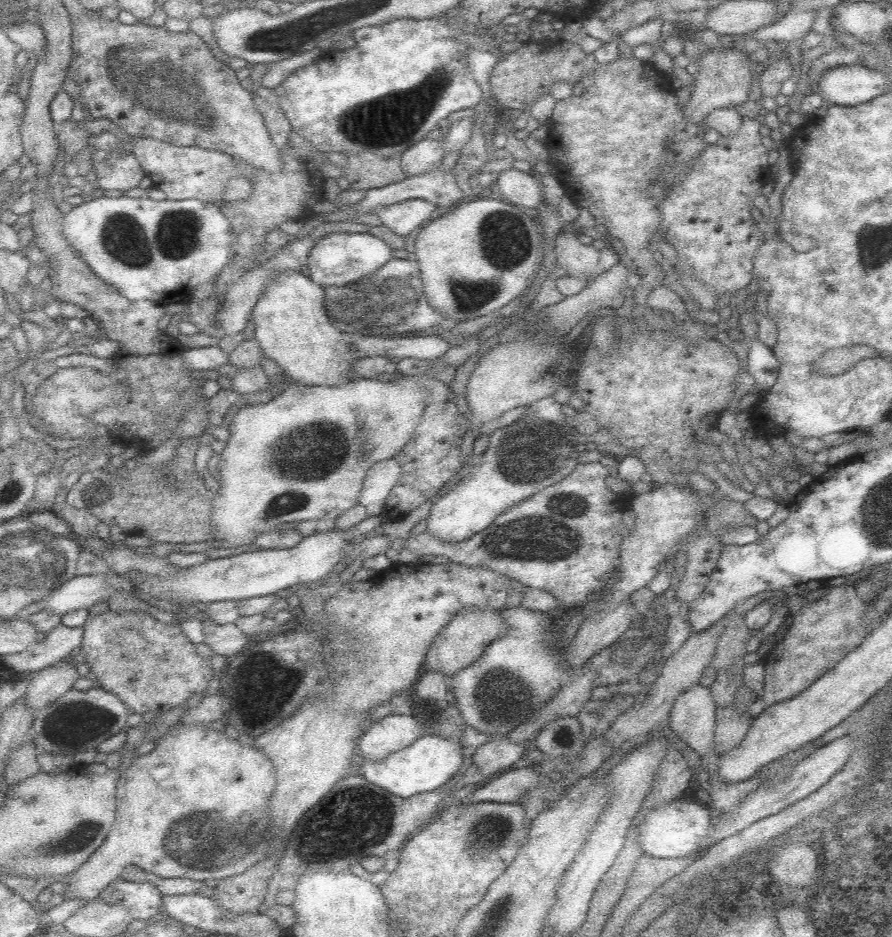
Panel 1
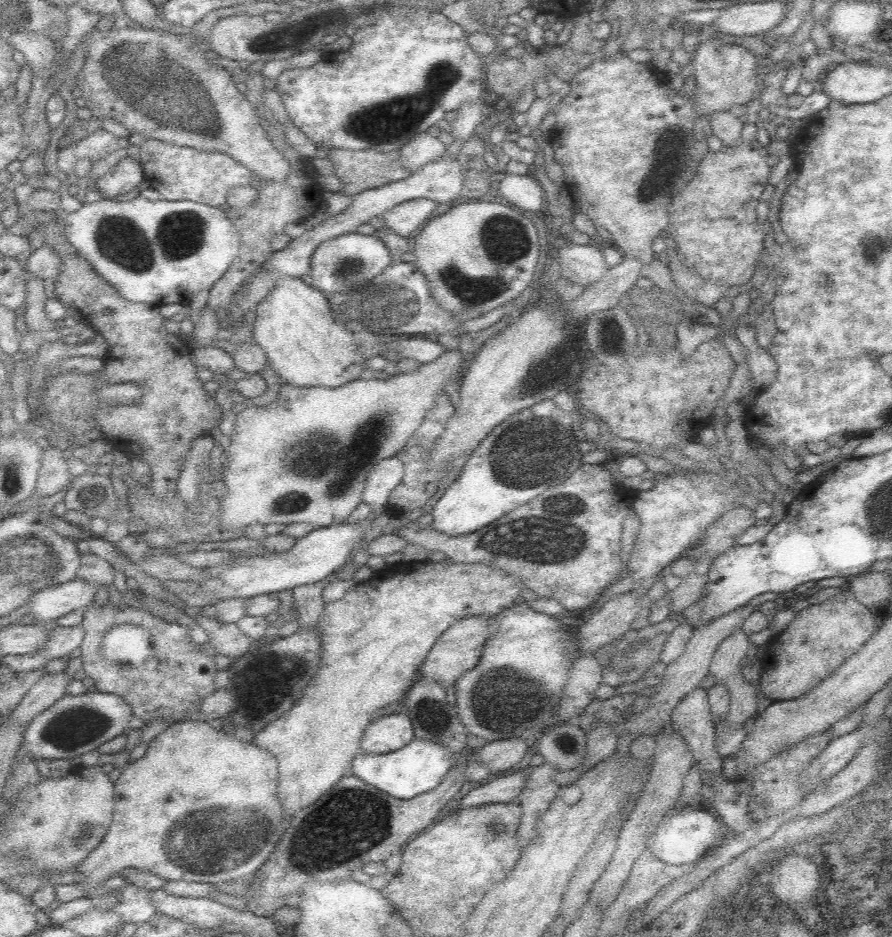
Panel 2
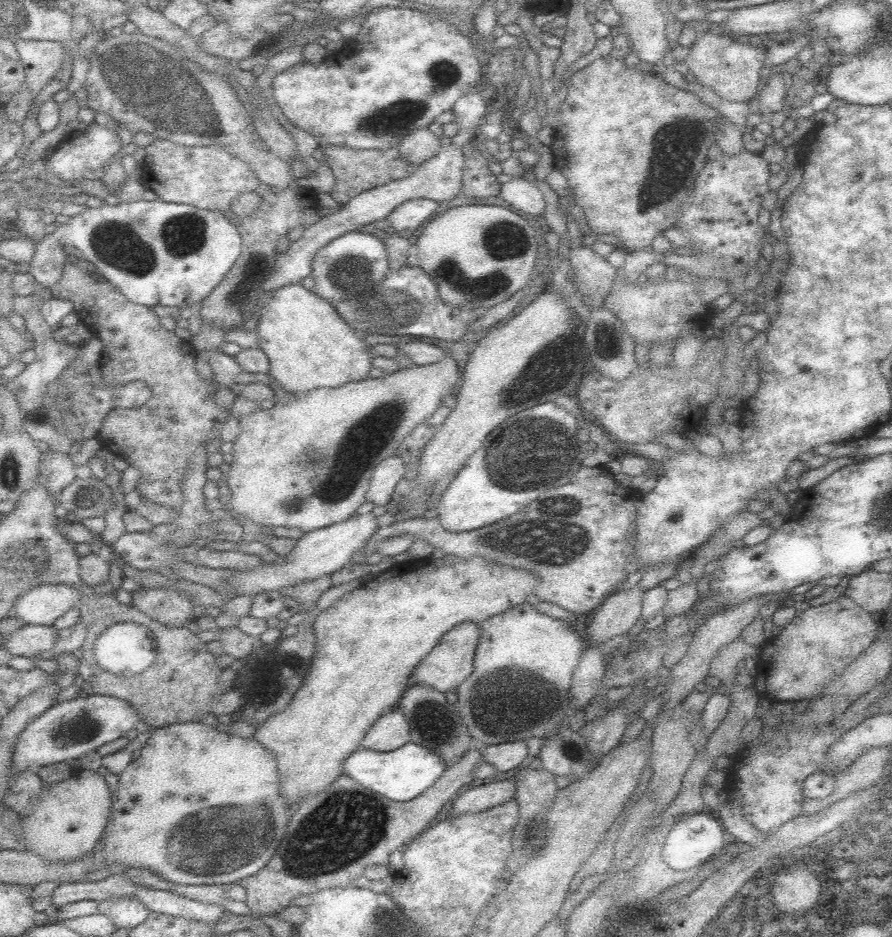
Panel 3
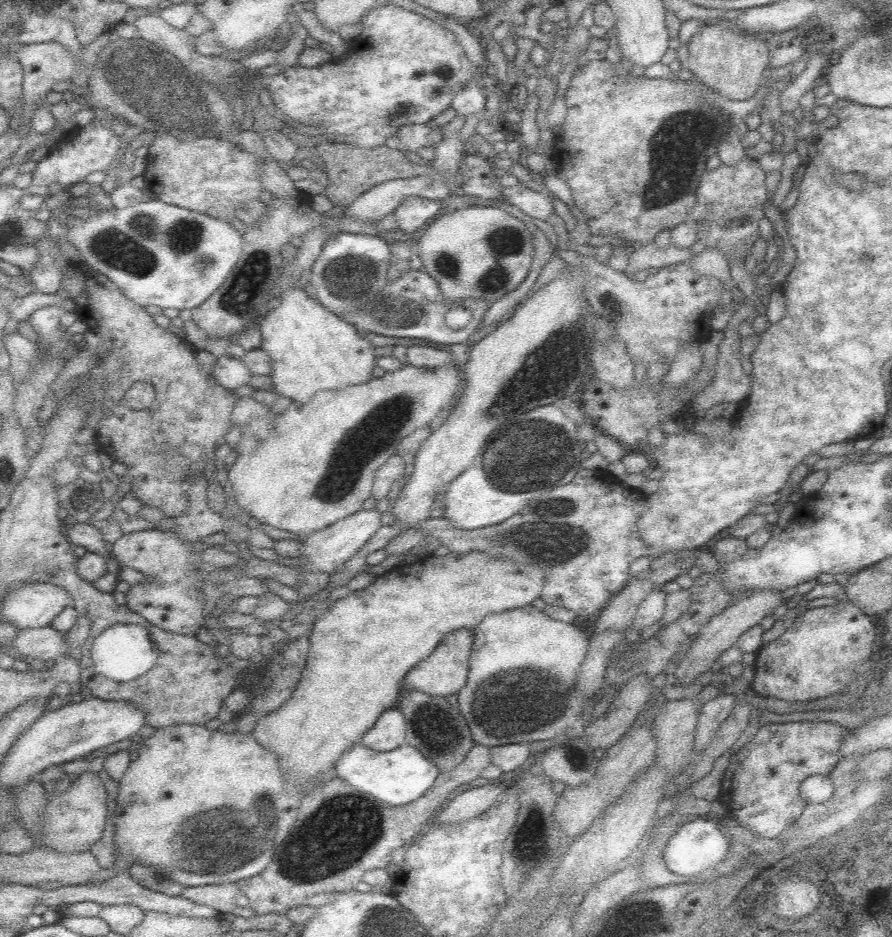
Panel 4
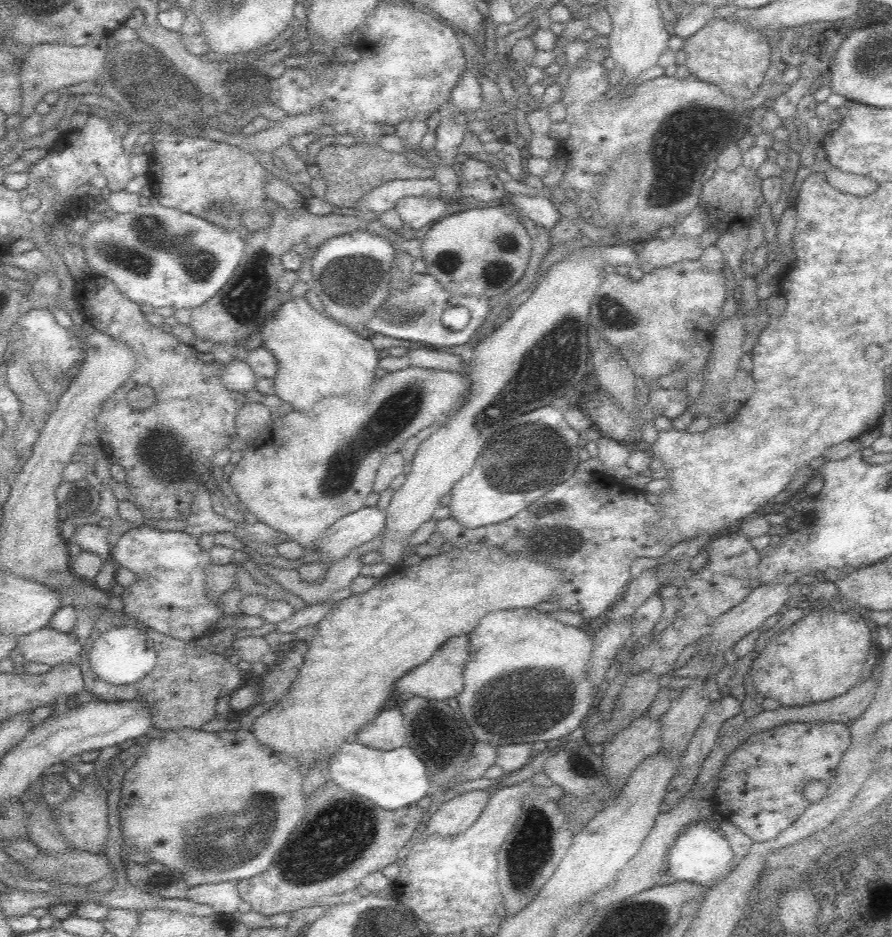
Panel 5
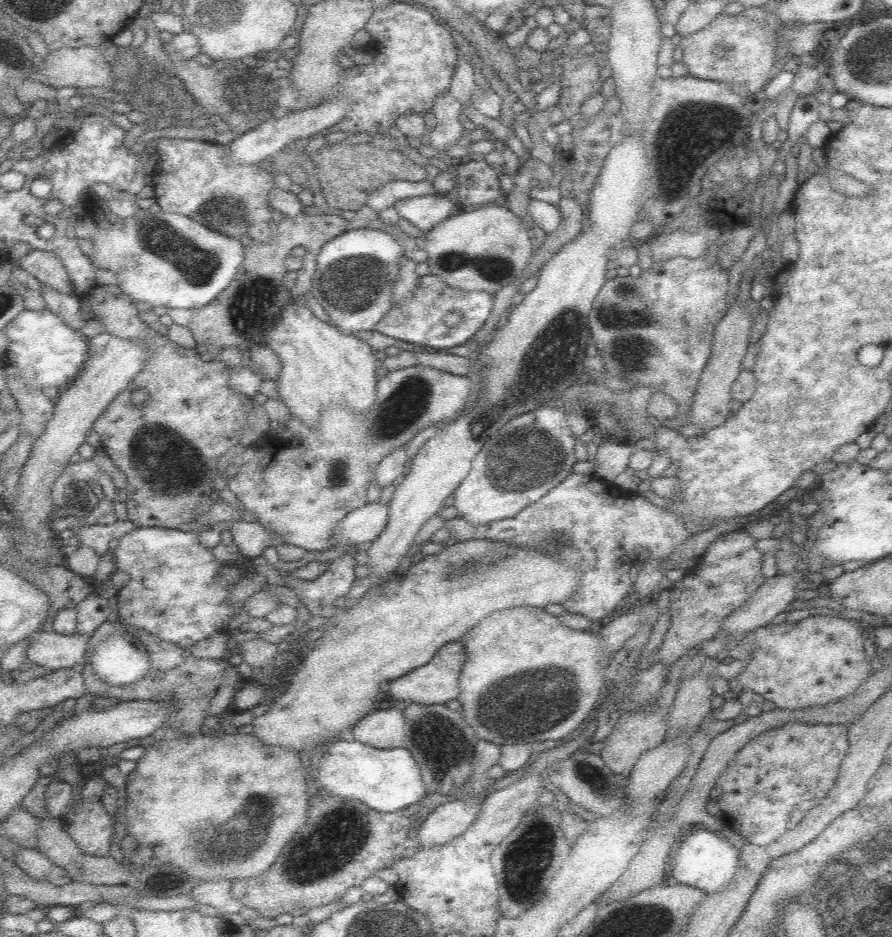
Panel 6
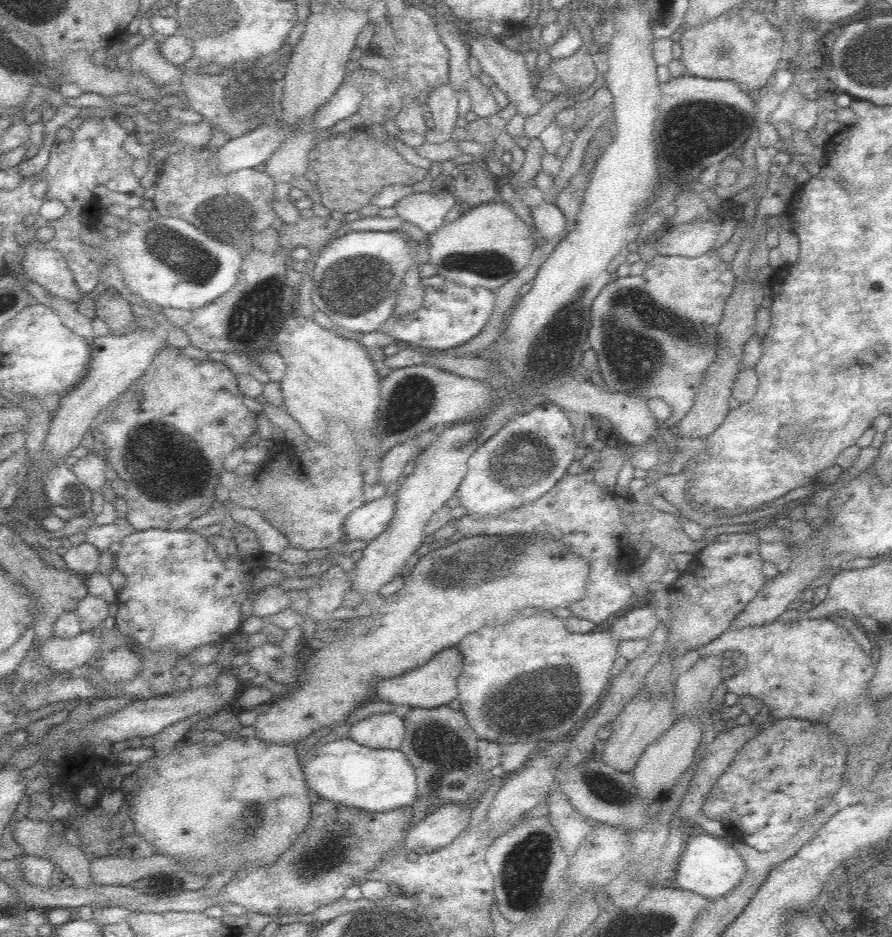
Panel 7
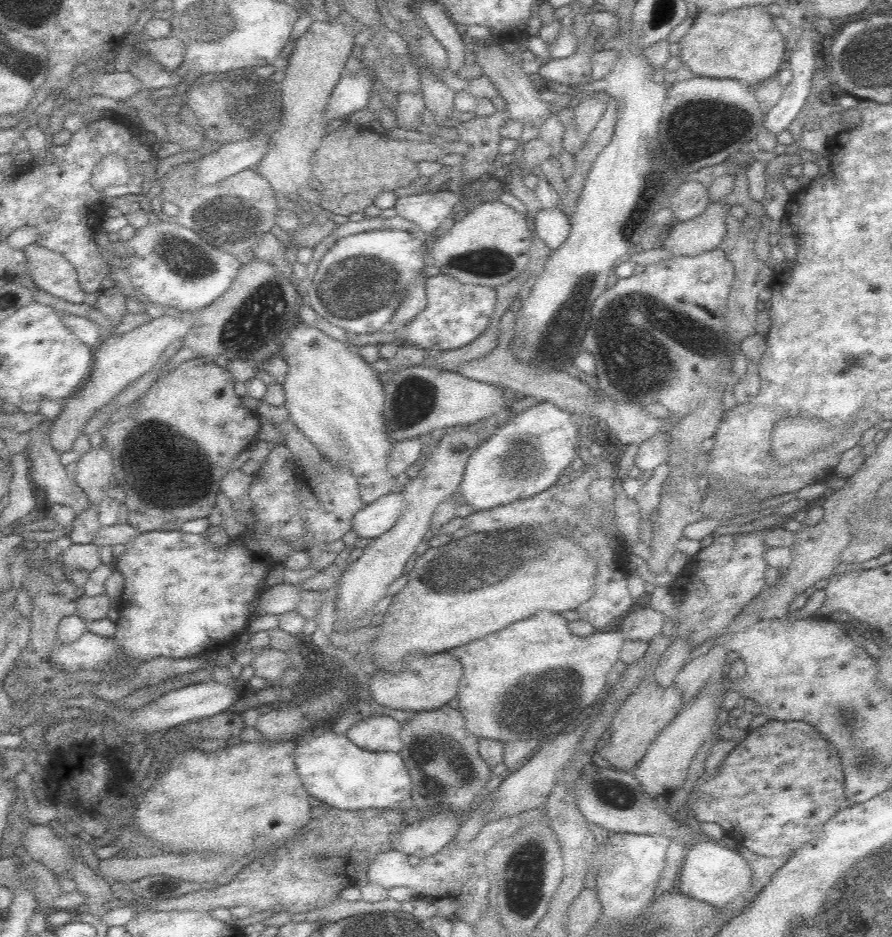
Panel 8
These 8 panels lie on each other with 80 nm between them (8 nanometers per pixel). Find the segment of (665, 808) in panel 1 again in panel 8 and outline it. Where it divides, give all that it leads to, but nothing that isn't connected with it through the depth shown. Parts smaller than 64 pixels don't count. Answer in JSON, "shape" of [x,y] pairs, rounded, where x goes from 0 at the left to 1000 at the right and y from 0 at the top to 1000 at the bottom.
{"shape":[[[786,891],[769,907],[771,909],[769,916],[766,916],[767,924],[760,952],[809,969],[841,946],[843,927],[826,906],[816,905],[809,899],[797,898]]]}

